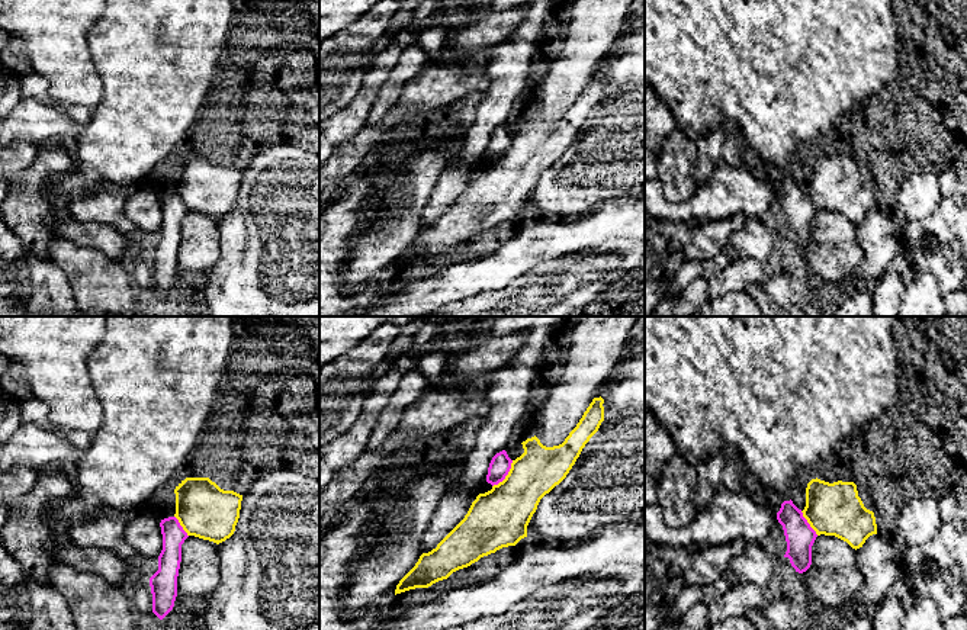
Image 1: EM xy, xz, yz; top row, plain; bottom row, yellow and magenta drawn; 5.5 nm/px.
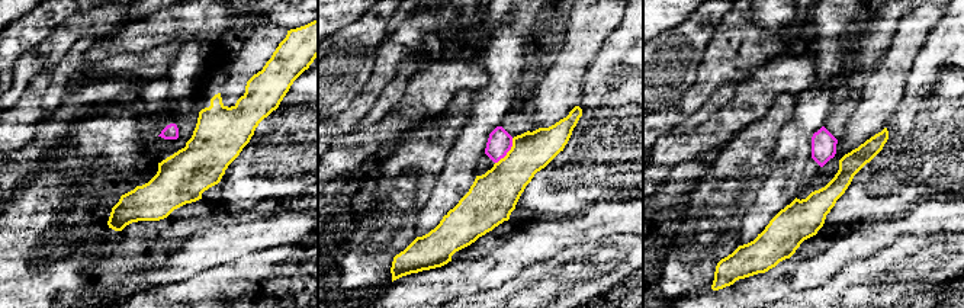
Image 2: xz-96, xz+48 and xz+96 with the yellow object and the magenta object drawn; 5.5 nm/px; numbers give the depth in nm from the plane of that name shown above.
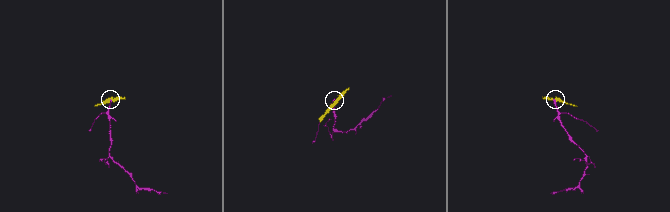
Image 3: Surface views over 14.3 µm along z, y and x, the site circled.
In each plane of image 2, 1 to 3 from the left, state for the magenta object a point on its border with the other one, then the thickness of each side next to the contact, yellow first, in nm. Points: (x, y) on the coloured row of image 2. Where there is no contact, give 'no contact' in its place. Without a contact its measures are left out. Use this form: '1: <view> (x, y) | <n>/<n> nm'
1: no contact
2: xz+48 (508, 151) | 260/140 nm
3: no contact

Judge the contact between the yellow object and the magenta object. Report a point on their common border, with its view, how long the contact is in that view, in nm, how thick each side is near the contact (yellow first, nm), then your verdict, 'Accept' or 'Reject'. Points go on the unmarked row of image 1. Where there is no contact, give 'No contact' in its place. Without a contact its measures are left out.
Touches yellow at xz (507, 150). Shared border 190 nm. Thickness 320 nm (yellow) against 120 nm. Reject

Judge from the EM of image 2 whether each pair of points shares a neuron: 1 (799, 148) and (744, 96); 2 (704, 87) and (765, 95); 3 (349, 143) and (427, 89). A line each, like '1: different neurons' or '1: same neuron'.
1: different neurons
2: different neurons
3: same neuron

